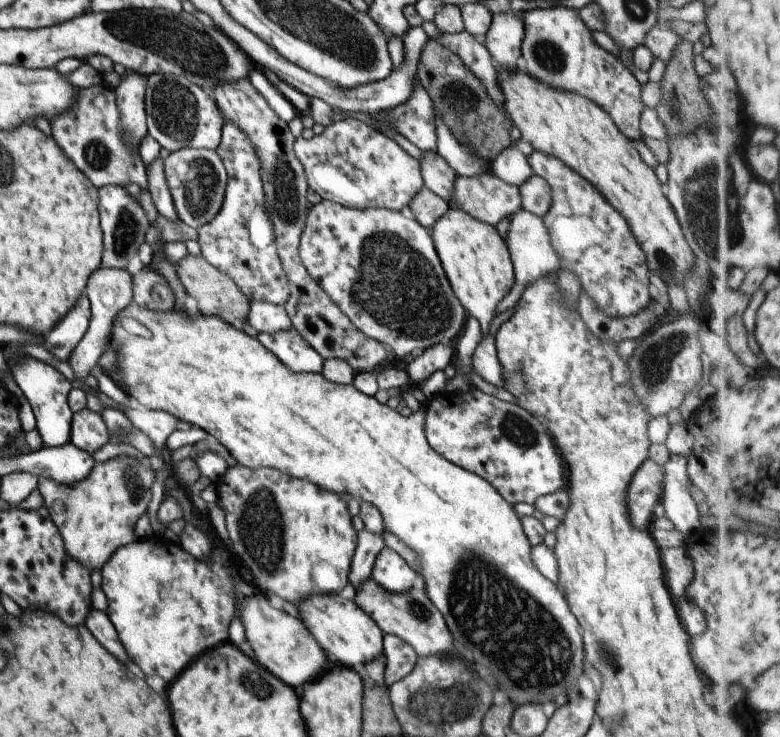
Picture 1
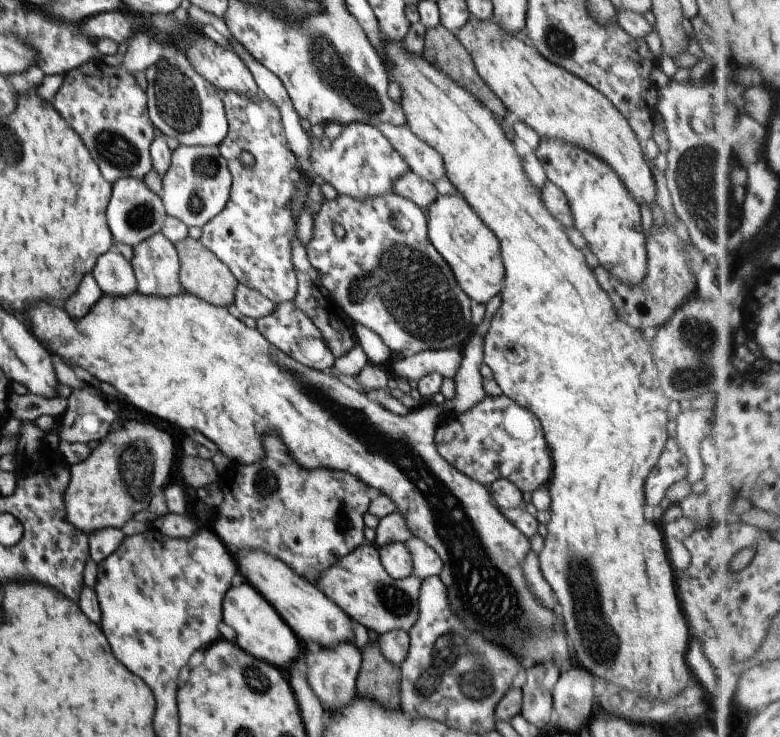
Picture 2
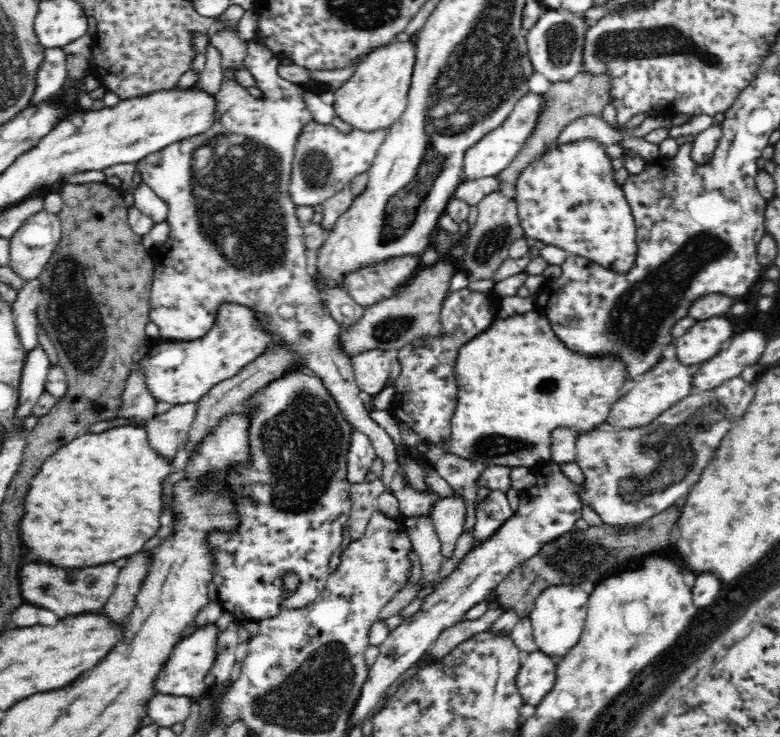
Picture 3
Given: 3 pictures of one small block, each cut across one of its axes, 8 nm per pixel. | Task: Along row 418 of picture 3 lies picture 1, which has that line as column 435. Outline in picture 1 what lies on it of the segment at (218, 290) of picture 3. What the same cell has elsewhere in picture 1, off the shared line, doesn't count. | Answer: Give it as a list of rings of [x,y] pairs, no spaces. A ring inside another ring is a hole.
[[[436,344],[424,350],[406,366],[412,387],[419,388],[423,380],[427,380],[433,372],[442,370],[452,360],[453,346]]]

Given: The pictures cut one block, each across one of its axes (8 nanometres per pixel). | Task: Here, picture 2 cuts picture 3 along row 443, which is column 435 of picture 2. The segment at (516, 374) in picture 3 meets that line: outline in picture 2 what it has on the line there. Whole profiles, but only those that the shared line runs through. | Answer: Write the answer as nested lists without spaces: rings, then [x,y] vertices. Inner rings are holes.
[[[137,290],[127,294],[126,296],[110,296],[109,294],[100,294],[97,302],[89,308],[89,312],[79,318],[79,322],[73,322],[67,318],[67,314],[57,308],[57,306],[51,306],[47,302],[39,302],[37,306],[31,306],[29,310],[29,320],[31,322],[25,322],[27,324],[28,331],[37,338],[37,342],[45,343],[48,347],[45,348],[49,354],[58,355],[66,365],[68,365],[74,372],[74,374],[86,378],[90,382],[96,384],[105,382],[111,384],[127,403],[133,404],[134,409],[149,416],[155,416],[159,420],[166,420],[169,424],[177,426],[188,433],[197,431],[206,436],[218,450],[223,453],[233,464],[253,464],[257,460],[261,460],[265,456],[265,450],[263,450],[263,436],[269,434],[269,432],[277,432],[279,440],[283,442],[283,446],[287,448],[289,456],[303,468],[307,470],[313,470],[313,468],[327,468],[327,470],[341,470],[341,472],[347,472],[351,476],[355,476],[359,482],[363,482],[365,486],[371,486],[373,493],[378,493],[387,496],[396,510],[401,512],[403,520],[405,520],[405,528],[409,530],[411,537],[417,537],[423,540],[425,544],[428,544],[433,548],[435,554],[439,556],[442,562],[441,572],[438,574],[447,590],[447,599],[449,600],[449,608],[453,610],[453,614],[459,618],[461,624],[465,624],[467,630],[471,632],[477,632],[481,634],[481,638],[485,638],[487,642],[497,642],[497,646],[505,646],[505,650],[515,650],[513,654],[517,654],[517,658],[525,656],[525,658],[533,658],[533,664],[557,664],[557,668],[563,664],[563,660],[567,658],[567,642],[565,642],[565,634],[559,628],[557,624],[557,618],[553,614],[553,610],[541,606],[535,596],[531,594],[527,582],[525,582],[525,576],[521,572],[521,566],[525,562],[525,554],[530,550],[529,539],[525,538],[513,524],[509,524],[509,520],[503,518],[503,514],[495,504],[491,502],[489,489],[482,484],[469,480],[467,476],[457,472],[452,466],[449,466],[448,462],[445,462],[444,458],[441,458],[440,454],[437,454],[435,443],[433,440],[437,420],[437,415],[442,413],[442,405],[437,405],[434,402],[429,402],[426,405],[420,405],[419,408],[410,411],[404,411],[403,414],[393,414],[389,410],[385,410],[381,404],[373,401],[368,395],[364,395],[354,386],[347,384],[344,380],[338,378],[335,374],[330,372],[319,372],[313,370],[300,362],[293,360],[290,356],[283,354],[278,348],[275,348],[273,344],[269,344],[256,328],[249,328],[245,326],[245,323],[234,318],[225,306],[215,306],[215,304],[209,304],[193,294],[189,294],[187,290],[181,291],[181,294],[175,294],[175,296],[161,297],[161,296],[145,296],[145,294],[139,294]]]

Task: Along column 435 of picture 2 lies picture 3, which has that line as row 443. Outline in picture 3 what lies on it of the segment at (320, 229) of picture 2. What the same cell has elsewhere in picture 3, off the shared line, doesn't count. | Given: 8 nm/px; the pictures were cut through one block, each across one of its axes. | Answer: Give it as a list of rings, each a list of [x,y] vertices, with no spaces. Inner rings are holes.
[[[306,369],[290,370],[290,375],[268,384],[247,401],[250,413],[250,451],[252,462],[236,470],[218,472],[216,477],[228,481],[236,497],[240,526],[236,532],[212,532],[210,547],[216,557],[214,585],[219,591],[219,603],[236,621],[260,622],[279,616],[282,611],[308,607],[324,591],[332,554],[342,542],[345,524],[350,518],[351,484],[347,479],[347,454],[353,427],[330,396],[322,381]],[[288,572],[298,576],[298,588],[285,594]]]

